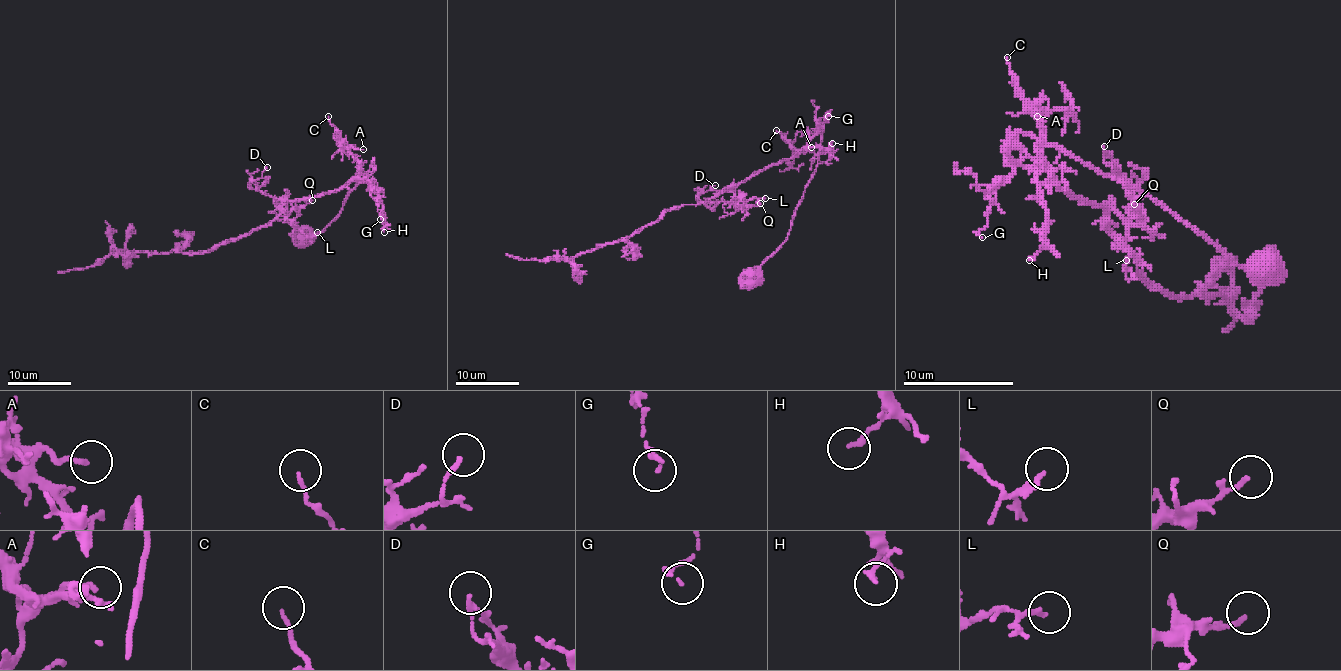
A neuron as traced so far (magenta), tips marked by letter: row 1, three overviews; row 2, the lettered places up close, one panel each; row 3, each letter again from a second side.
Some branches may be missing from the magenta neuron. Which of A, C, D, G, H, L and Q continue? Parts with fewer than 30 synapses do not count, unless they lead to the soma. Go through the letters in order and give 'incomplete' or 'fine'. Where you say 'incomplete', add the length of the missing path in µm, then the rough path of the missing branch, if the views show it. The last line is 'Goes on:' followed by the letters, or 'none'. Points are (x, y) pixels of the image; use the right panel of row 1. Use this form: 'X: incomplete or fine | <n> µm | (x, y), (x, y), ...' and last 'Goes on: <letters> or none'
A: fine
C: fine
D: fine
G: fine
H: fine
L: fine
Q: fine
Goes on: none

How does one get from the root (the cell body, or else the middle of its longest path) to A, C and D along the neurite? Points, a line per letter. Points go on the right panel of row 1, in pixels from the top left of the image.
A: (1256, 262), (1236, 265), (1140, 190), (1021, 132), (1009, 138), (1018, 163), (1037, 154), (1043, 121), (1037, 116)
C: (1256, 262), (1236, 265), (1140, 190), (1021, 132), (1009, 138), (1018, 163), (1037, 154), (1040, 124), (1007, 57)
D: (1256, 262), (1236, 265), (1140, 190), (1059, 149), (1009, 138), (1018, 163), (1128, 218), (1134, 188), (1104, 146)

